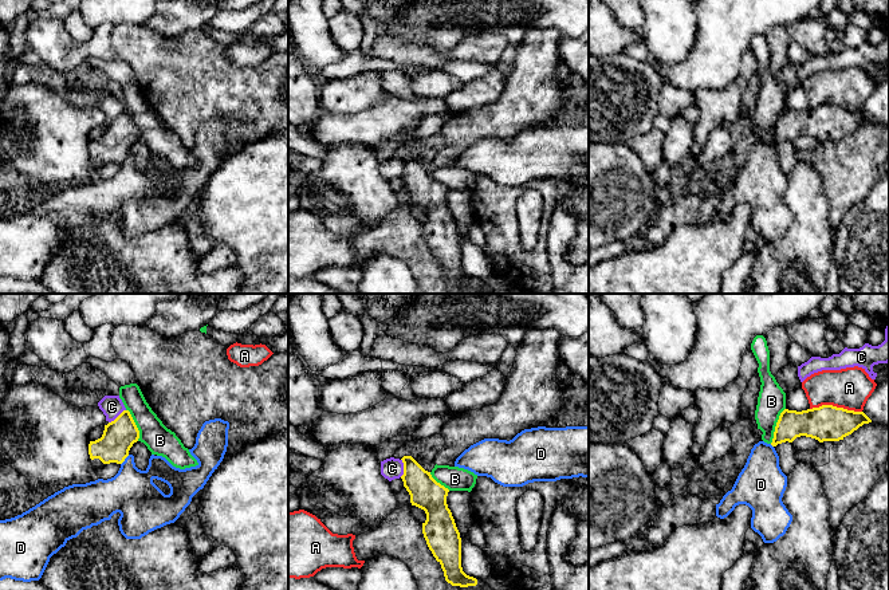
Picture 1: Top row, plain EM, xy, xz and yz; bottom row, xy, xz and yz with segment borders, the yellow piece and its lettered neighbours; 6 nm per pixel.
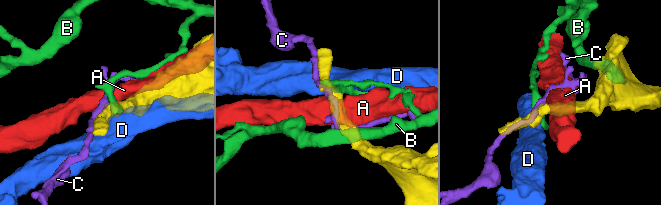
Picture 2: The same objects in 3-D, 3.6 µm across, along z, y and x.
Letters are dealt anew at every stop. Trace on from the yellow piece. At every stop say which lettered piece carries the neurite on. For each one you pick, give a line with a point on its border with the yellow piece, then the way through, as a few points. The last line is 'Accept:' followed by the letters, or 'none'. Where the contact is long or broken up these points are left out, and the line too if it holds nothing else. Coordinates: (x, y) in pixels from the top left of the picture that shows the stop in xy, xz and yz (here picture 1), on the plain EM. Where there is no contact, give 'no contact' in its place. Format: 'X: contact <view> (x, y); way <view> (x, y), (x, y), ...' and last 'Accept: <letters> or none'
Accept: none

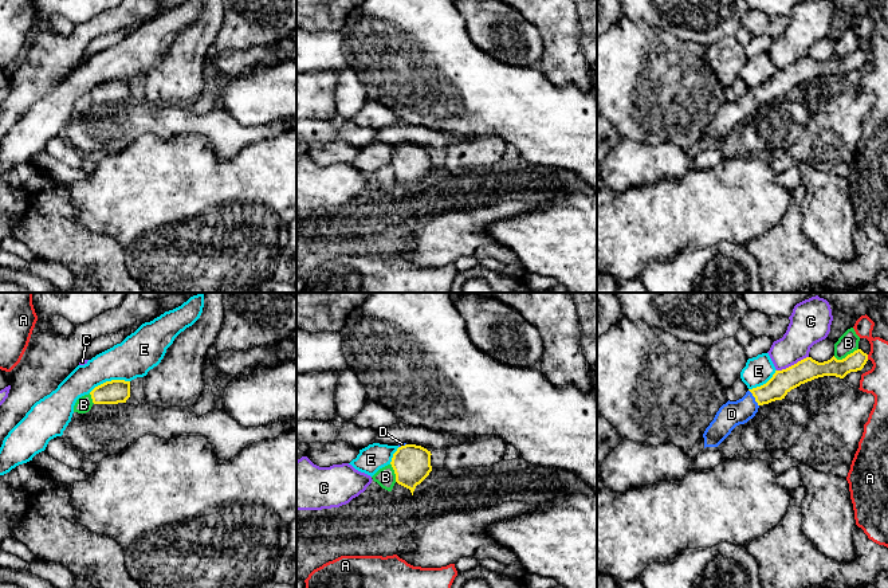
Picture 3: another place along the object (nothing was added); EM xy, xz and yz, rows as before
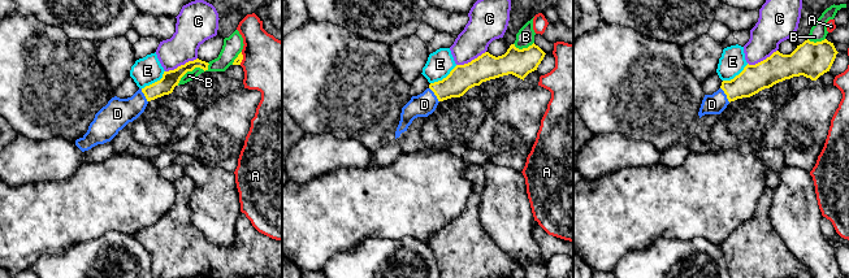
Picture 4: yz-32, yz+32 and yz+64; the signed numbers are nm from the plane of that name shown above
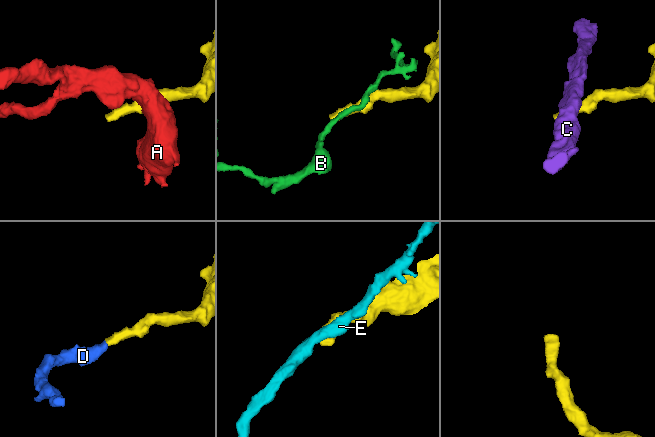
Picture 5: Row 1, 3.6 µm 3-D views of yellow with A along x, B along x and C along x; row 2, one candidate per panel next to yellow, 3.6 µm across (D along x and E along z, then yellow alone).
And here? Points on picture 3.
D: contact yz (754, 95); way yz (782, 81), (774, 89), (754, 95), (738, 112), (731, 113)
Accept: D

